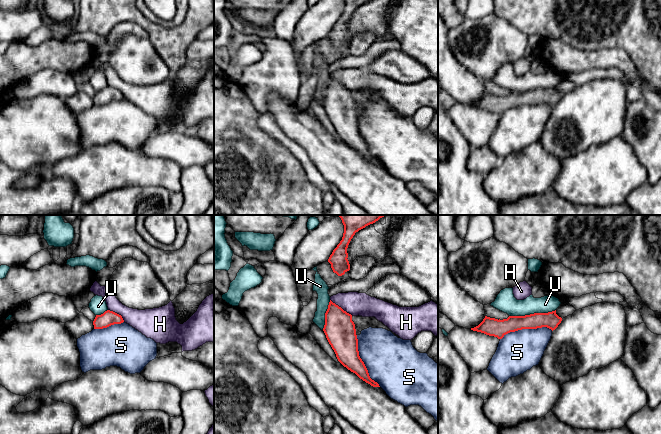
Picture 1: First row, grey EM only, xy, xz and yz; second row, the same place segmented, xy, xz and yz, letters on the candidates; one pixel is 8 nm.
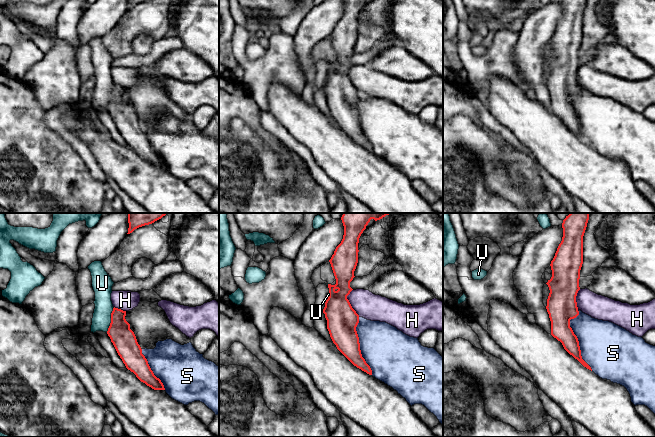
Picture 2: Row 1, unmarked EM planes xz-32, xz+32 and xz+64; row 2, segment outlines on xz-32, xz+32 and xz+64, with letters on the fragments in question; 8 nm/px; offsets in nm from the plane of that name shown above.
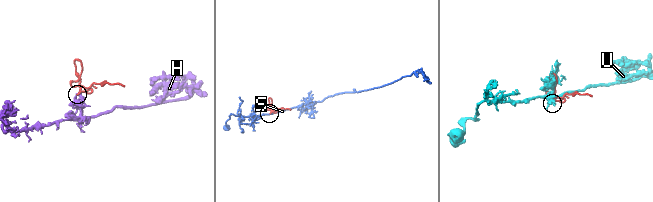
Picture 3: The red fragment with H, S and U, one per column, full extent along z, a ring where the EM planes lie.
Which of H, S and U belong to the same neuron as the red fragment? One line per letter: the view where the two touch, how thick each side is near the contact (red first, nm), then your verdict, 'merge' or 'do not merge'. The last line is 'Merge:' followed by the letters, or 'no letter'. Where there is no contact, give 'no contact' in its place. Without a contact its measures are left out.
H: meets red in xz; 240 nm thick on the red side, 190 nm on the other; do not merge
S: meets red in xz; 220 nm thick on the red side, 400 nm on the other; do not merge
U: meets red in yz; 140 nm thick on the red side, 160 nm on the other; do not merge
Merge: no letter

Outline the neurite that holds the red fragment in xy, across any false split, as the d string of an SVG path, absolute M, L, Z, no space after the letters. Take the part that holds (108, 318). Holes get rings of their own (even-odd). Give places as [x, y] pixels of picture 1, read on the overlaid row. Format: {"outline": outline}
{"outline": "M107 310L101 315L96 315L93 321L93 325L94 329L103 329L114 324L121 324L123 322L124 320L121 315L113 311Z"}

